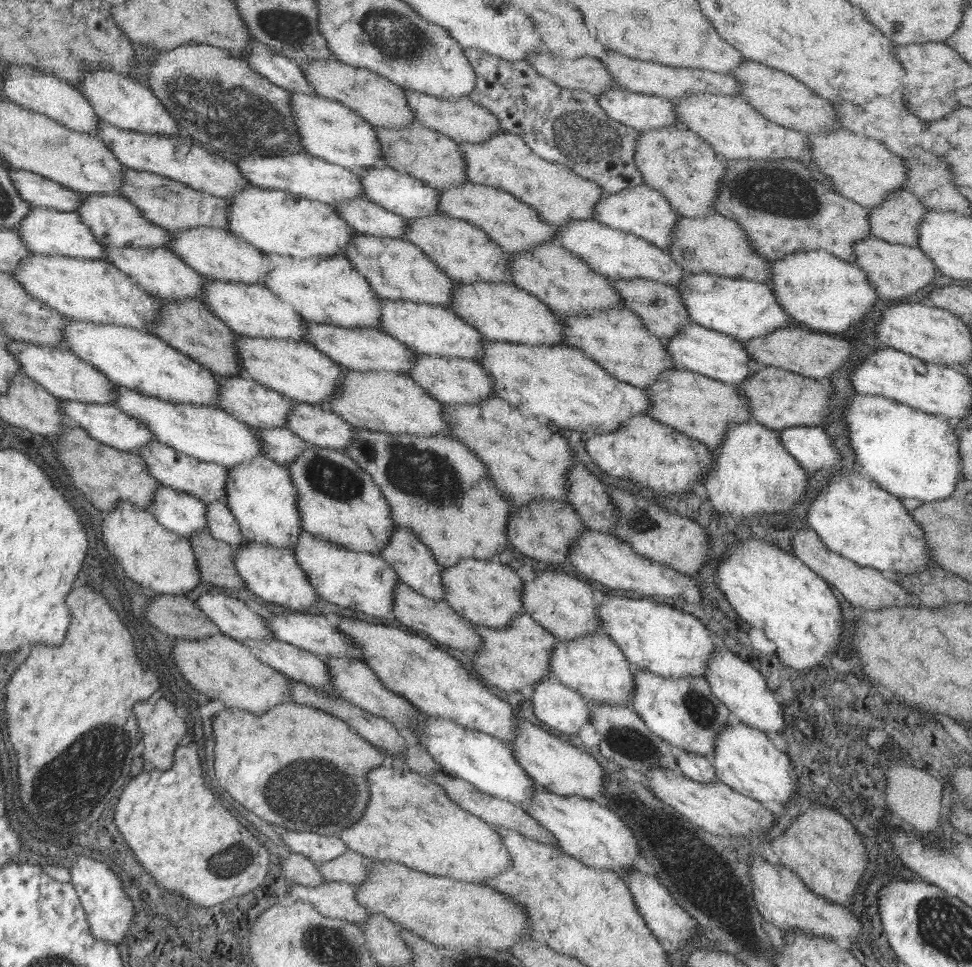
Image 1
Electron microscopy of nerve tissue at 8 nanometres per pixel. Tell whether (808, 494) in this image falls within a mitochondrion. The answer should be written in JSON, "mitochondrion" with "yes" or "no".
{"mitochondrion":"no"}

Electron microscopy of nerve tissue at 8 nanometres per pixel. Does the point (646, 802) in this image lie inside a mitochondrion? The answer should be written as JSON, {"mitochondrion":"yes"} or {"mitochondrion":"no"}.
{"mitochondrion":"no"}

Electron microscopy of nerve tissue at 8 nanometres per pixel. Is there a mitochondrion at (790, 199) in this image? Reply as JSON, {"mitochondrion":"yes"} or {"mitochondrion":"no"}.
{"mitochondrion":"yes"}

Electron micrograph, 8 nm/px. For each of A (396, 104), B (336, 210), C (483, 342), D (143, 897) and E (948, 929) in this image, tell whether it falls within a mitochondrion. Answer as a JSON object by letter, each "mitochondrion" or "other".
{"A":"other","B":"other","C":"other","D":"other","E":"mitochondrion"}

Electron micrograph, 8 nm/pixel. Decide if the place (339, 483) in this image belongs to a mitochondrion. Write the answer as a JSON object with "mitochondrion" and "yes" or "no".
{"mitochondrion":"yes"}

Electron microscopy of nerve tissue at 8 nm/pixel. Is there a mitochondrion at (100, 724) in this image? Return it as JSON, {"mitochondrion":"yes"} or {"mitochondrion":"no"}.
{"mitochondrion":"yes"}

